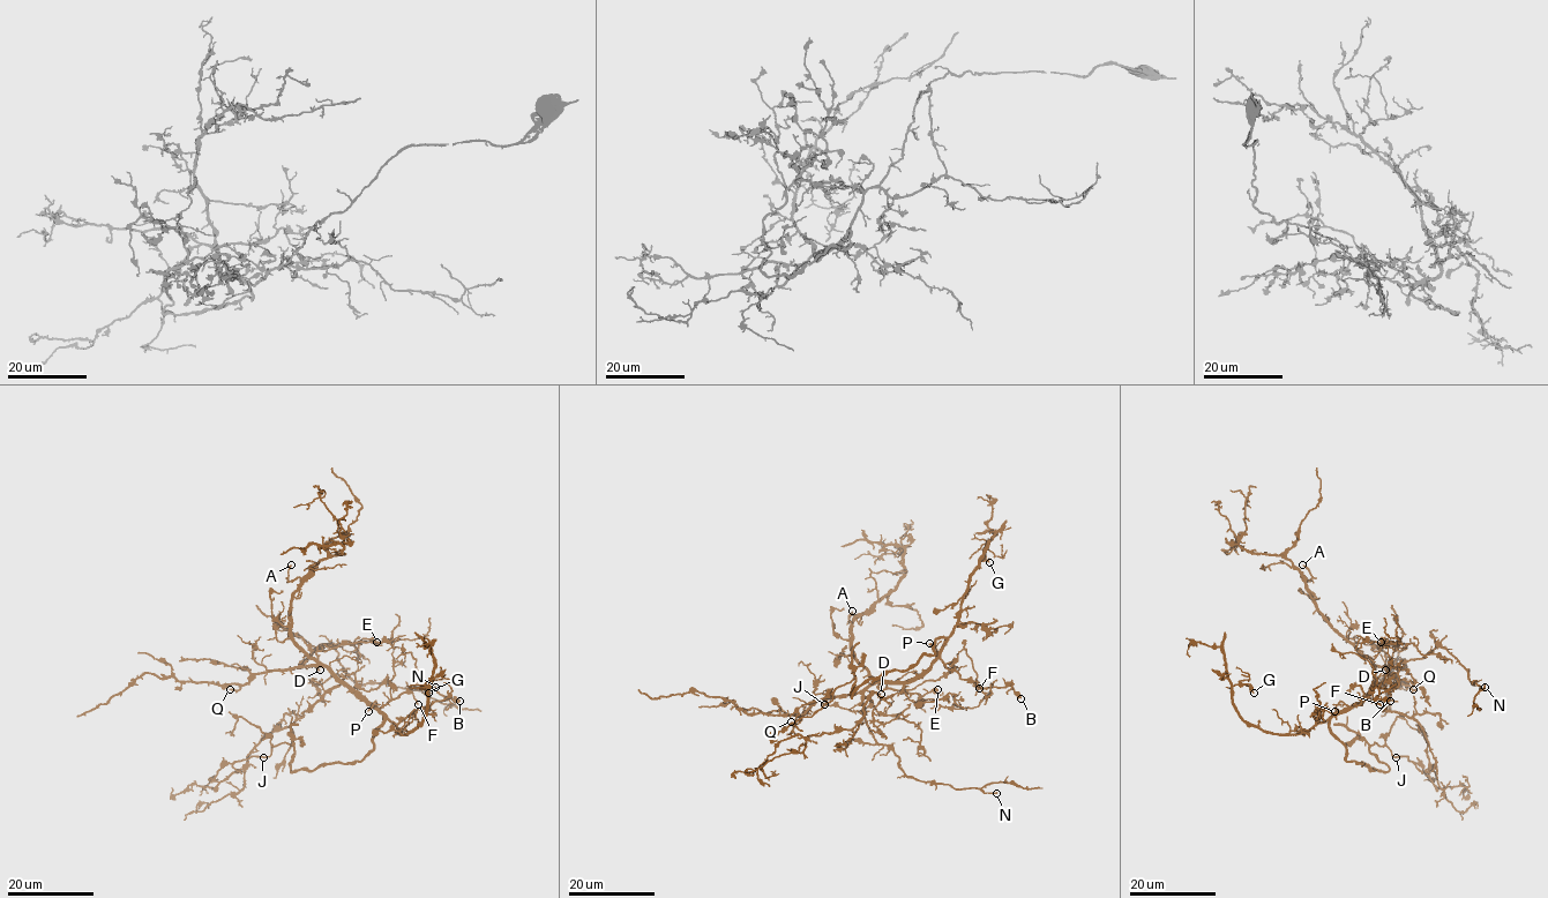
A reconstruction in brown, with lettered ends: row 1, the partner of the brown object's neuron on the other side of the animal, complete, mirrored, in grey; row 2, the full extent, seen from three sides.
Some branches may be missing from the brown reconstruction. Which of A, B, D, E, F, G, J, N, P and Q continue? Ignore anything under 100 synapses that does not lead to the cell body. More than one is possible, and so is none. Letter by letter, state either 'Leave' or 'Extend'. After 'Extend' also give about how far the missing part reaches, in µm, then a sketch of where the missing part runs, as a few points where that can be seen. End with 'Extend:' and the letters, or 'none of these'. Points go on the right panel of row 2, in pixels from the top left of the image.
A: Leave
B: Leave
D: Leave
E: Leave
F: Leave
G: Leave
J: Leave
N: Leave
P: Leave
Q: Leave
Extend: none of these

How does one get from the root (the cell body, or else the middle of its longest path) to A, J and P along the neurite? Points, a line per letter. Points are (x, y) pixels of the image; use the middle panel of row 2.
A: (915, 676), (879, 682), (853, 650), (852, 623), (862, 613), (852, 614), (850, 620), (852, 611)
J: (915, 676), (944, 638), (934, 655), (869, 678), (852, 697), (855, 678), (824, 704)
P: (915, 676), (937, 655), (929, 643)

